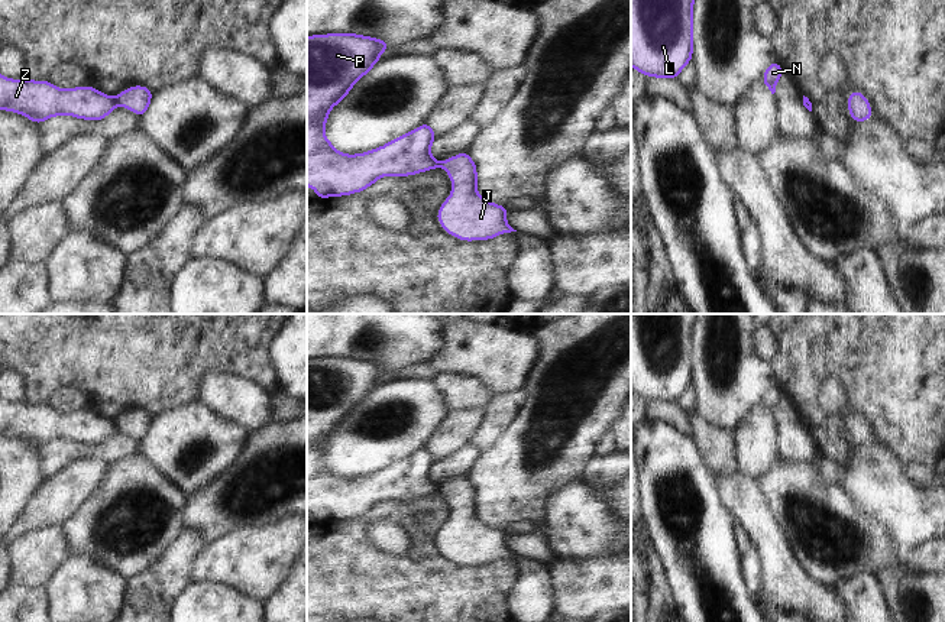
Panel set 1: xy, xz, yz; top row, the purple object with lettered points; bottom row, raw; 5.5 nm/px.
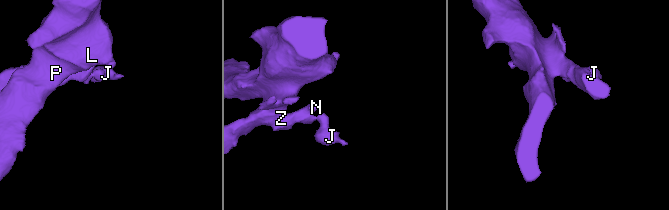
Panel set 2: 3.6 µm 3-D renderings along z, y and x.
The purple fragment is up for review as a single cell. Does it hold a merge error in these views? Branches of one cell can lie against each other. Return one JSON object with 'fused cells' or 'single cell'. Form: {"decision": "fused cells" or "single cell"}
{"decision": "fused cells"}

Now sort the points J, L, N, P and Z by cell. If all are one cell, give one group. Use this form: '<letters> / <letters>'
J / L N P Z

